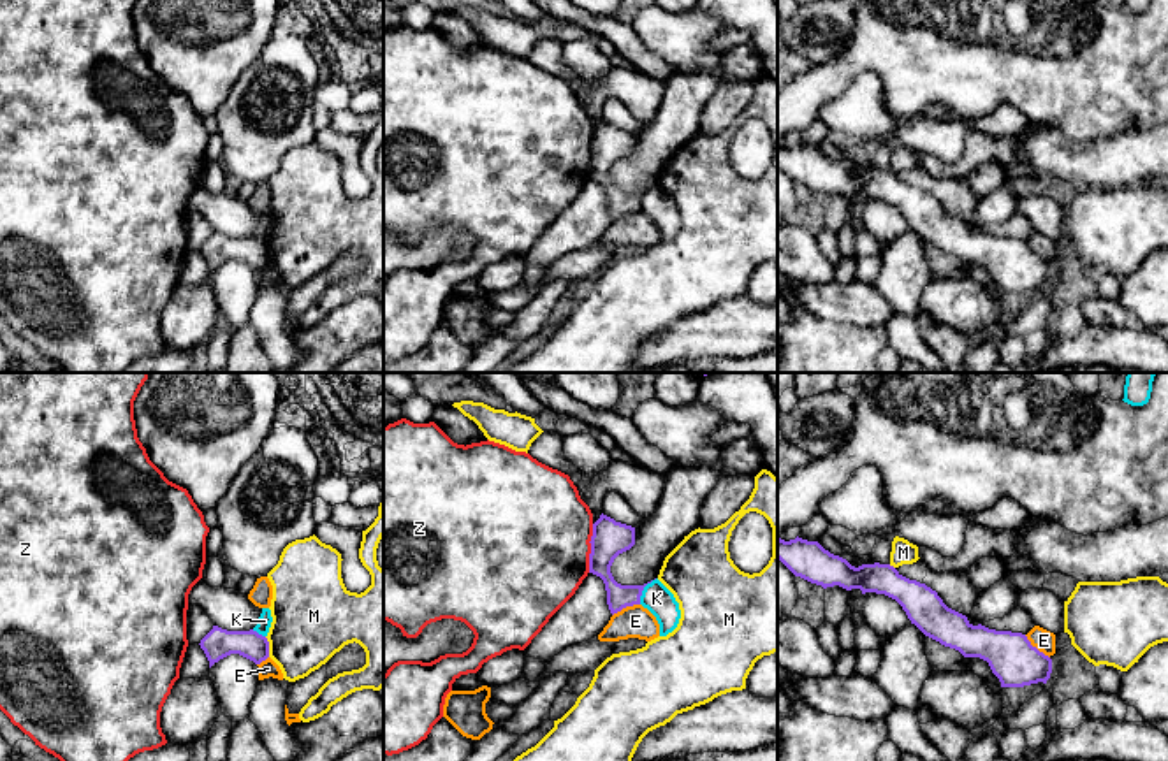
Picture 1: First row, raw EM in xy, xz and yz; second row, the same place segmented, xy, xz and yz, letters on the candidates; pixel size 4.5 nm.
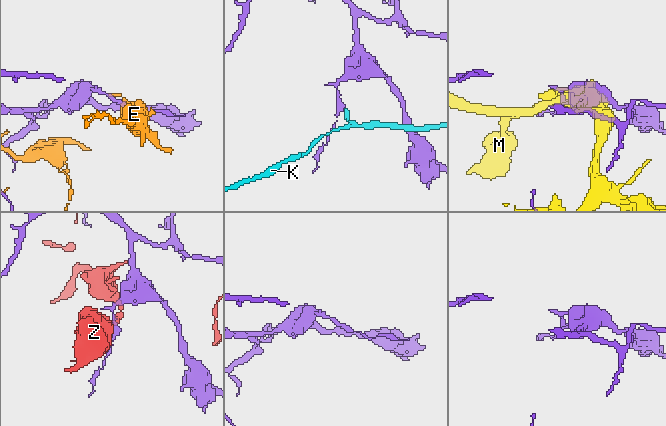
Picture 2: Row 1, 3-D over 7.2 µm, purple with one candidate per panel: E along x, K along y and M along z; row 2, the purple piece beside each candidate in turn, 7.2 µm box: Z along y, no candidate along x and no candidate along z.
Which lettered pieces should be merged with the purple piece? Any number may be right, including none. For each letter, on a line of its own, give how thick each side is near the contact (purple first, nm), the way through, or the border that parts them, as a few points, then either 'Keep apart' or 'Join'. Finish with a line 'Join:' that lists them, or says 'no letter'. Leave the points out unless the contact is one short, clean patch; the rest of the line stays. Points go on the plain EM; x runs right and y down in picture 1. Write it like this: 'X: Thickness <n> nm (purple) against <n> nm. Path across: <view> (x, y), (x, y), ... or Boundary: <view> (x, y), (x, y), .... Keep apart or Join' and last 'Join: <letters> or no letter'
E: Thickness 220 nm (purple) against 100 nm. Keep apart
K: Thickness 120 nm (purple) against 140 nm. Boundary: xz (656, 185), (644, 194), (639, 210). Keep apart
M: Thickness 140 nm (purple) against 380 nm. Keep apart
Z: Thickness 160 nm (purple) against 480 nm. Keep apart
Join: no letter

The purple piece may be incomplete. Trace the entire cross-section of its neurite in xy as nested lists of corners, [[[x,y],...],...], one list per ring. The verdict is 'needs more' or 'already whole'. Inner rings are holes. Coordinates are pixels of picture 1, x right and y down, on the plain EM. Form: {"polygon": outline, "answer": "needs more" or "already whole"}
{"polygon": [[[218,232],[201,246],[201,255],[204,257],[209,274],[220,265],[239,260],[255,271],[260,271],[269,264],[269,248],[257,237],[227,237]]], "answer": "already whole"}

